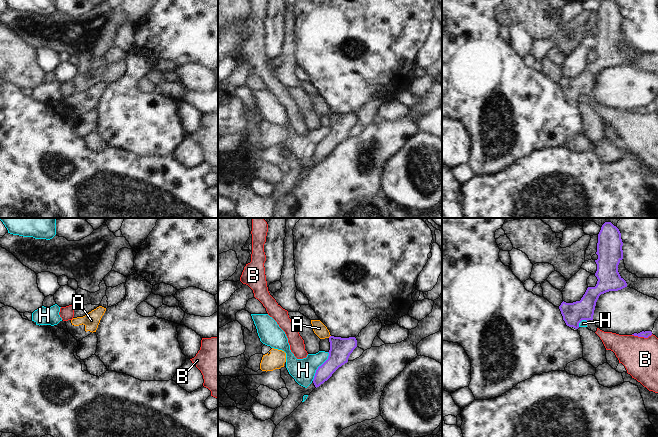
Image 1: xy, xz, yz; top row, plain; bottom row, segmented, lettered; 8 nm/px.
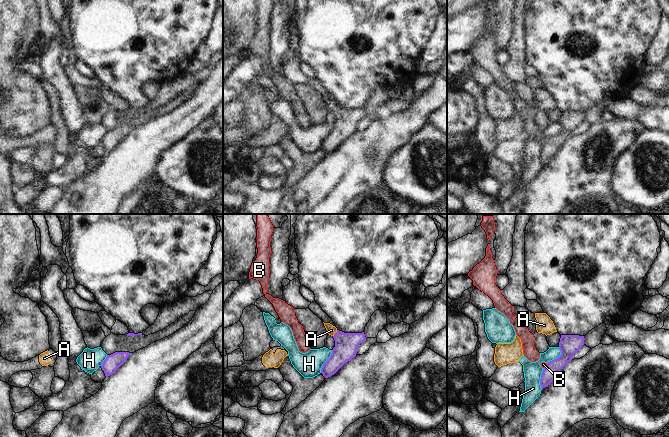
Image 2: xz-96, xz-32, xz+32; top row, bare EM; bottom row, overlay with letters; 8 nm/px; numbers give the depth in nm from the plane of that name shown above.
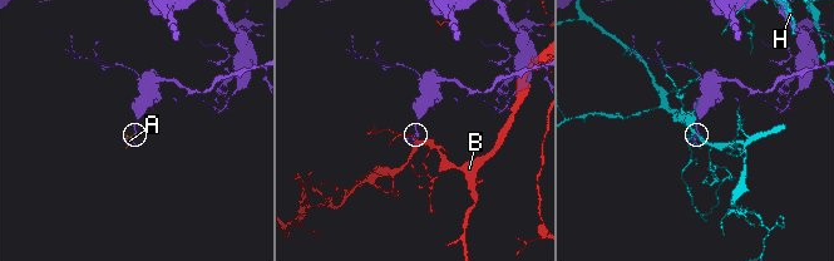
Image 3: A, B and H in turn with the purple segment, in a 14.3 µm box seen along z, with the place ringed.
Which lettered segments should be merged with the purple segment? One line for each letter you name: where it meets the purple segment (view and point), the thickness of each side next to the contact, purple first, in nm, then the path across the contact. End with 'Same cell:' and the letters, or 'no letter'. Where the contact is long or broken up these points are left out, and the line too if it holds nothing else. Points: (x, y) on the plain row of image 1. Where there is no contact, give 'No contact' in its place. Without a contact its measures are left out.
A: No contact
Same cell: A

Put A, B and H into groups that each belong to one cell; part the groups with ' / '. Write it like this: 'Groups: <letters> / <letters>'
Groups: A / B / H

